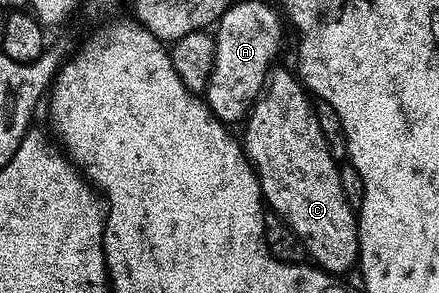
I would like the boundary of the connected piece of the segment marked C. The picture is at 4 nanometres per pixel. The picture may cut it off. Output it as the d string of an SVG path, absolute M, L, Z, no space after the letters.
M271 70L262 94L254 100L244 120L246 132L240 135L242 150L258 173L265 206L294 230L296 237L300 237L305 245L307 256L317 266L331 273L342 273L338 271L353 268L358 262L358 216L355 208L350 207L344 197L339 164L325 143L315 104L302 86L299 76L293 70L290 71Z

